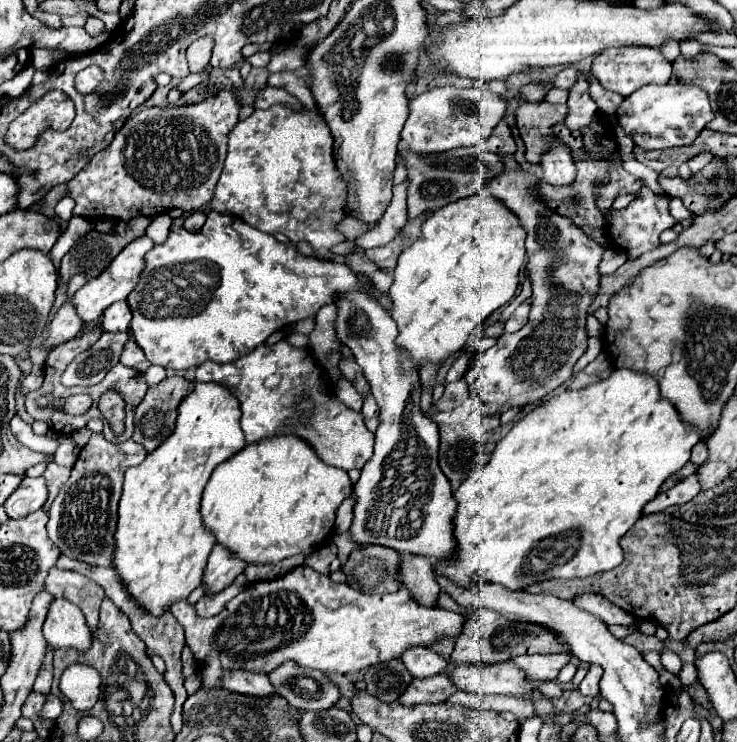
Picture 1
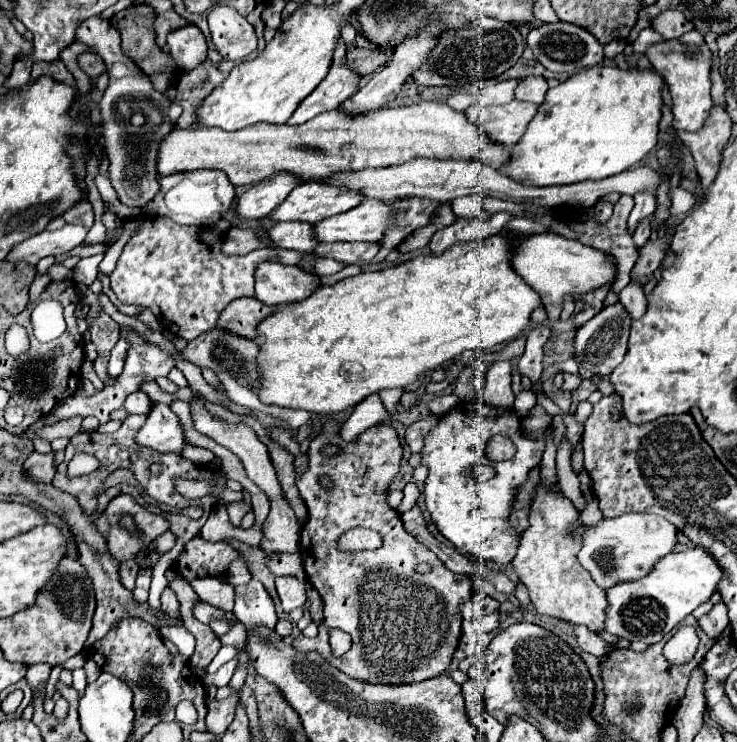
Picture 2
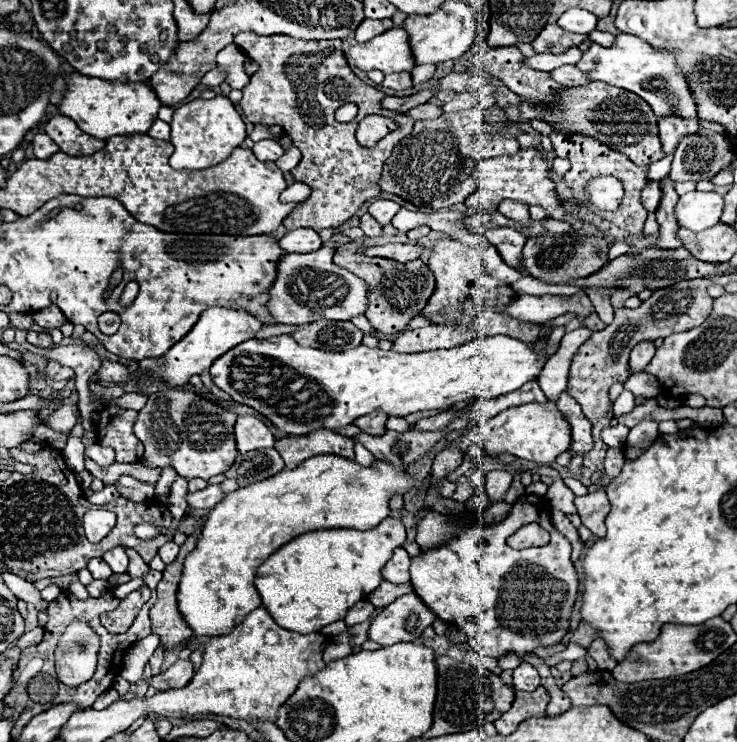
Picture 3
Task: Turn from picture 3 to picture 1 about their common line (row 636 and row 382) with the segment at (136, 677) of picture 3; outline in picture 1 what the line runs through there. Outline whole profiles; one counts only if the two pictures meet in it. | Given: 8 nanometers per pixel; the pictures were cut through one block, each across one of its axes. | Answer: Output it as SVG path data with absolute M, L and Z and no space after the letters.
M150 366L146 372L144 372L144 380L148 386L154 386L158 384L160 380L166 378L166 370L164 368L158 368L158 366Z

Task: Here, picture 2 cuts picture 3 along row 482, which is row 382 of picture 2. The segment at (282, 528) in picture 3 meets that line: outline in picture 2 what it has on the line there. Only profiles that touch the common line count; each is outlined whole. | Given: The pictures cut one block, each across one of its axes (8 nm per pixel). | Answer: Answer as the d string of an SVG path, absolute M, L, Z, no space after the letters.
M496 234L488 240L482 242L470 242L470 244L456 244L450 250L446 250L442 256L418 256L410 262L404 262L400 266L392 266L380 272L362 272L358 276L346 278L334 286L320 286L314 296L296 302L296 304L288 304L282 306L280 310L276 310L274 314L270 314L268 318L264 318L256 332L260 336L264 336L260 352L258 352L258 380L254 384L254 394L268 406L280 406L280 408L302 408L314 414L338 414L344 412L348 408L354 408L356 404L360 404L366 396L384 390L384 388L404 388L412 382L416 382L416 378L420 374L424 374L426 370L436 370L442 364L456 360L464 350L478 350L478 348L490 348L502 342L510 342L514 338L518 338L526 324L530 322L530 314L536 306L540 306L540 298L538 294L512 270L510 266L510 240L504 234Z

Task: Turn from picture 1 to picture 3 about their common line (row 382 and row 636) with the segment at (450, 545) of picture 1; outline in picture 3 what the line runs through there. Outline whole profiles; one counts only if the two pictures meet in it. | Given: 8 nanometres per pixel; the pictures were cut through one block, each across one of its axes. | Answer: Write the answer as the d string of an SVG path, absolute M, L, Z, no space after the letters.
M416 594L396 598L384 608L368 630L368 638L380 646L392 646L398 642L412 642L422 636L424 628L436 620L436 614L422 604Z

